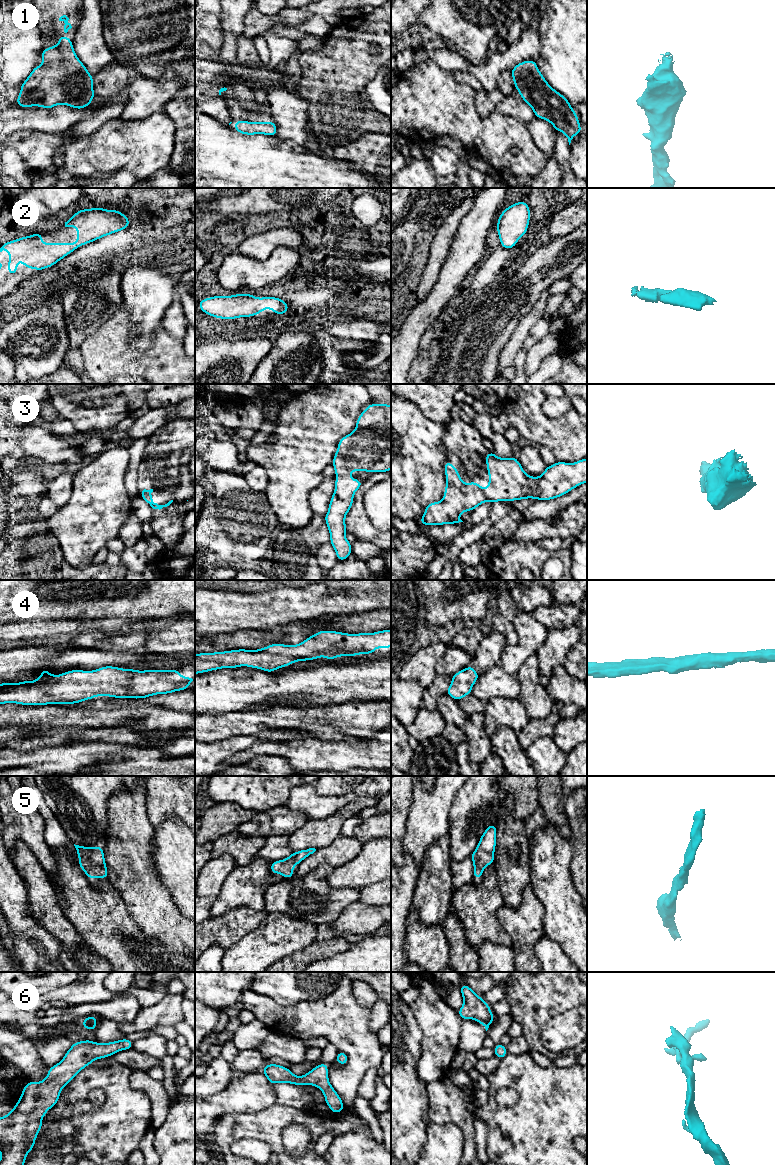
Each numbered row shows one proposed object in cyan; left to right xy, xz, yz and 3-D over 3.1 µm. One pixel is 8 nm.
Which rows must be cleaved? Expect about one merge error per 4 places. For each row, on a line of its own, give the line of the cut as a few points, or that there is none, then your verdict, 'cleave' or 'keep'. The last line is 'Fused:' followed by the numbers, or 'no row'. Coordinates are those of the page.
1: no cut | keep
2: no cut | keep
3: no cut | keep
4: no cut | keep
5: no cut | keep
6: no cut | keep
Fused: no row

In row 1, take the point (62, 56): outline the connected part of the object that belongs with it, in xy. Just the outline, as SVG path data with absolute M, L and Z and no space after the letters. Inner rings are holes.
M62 35L58 39L57 45L42 51L43 65L34 67L21 84L16 105L51 109L64 104L84 109L92 102L93 76L76 56L72 40Z

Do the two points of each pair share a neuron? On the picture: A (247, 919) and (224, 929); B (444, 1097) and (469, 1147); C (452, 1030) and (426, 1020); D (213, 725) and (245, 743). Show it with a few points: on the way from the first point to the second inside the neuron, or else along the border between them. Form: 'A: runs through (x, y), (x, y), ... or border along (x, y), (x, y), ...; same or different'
A: runs through (241, 920), (230, 927); same
B: runs through (454, 1109), (462, 1117), (469, 1135); same
C: runs through (446, 1030), (432, 1025); same
D: border along (242, 733), (210, 742); different

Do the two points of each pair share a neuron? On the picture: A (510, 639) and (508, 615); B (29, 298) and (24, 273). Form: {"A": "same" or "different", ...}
{"A": "same", "B": "different"}

